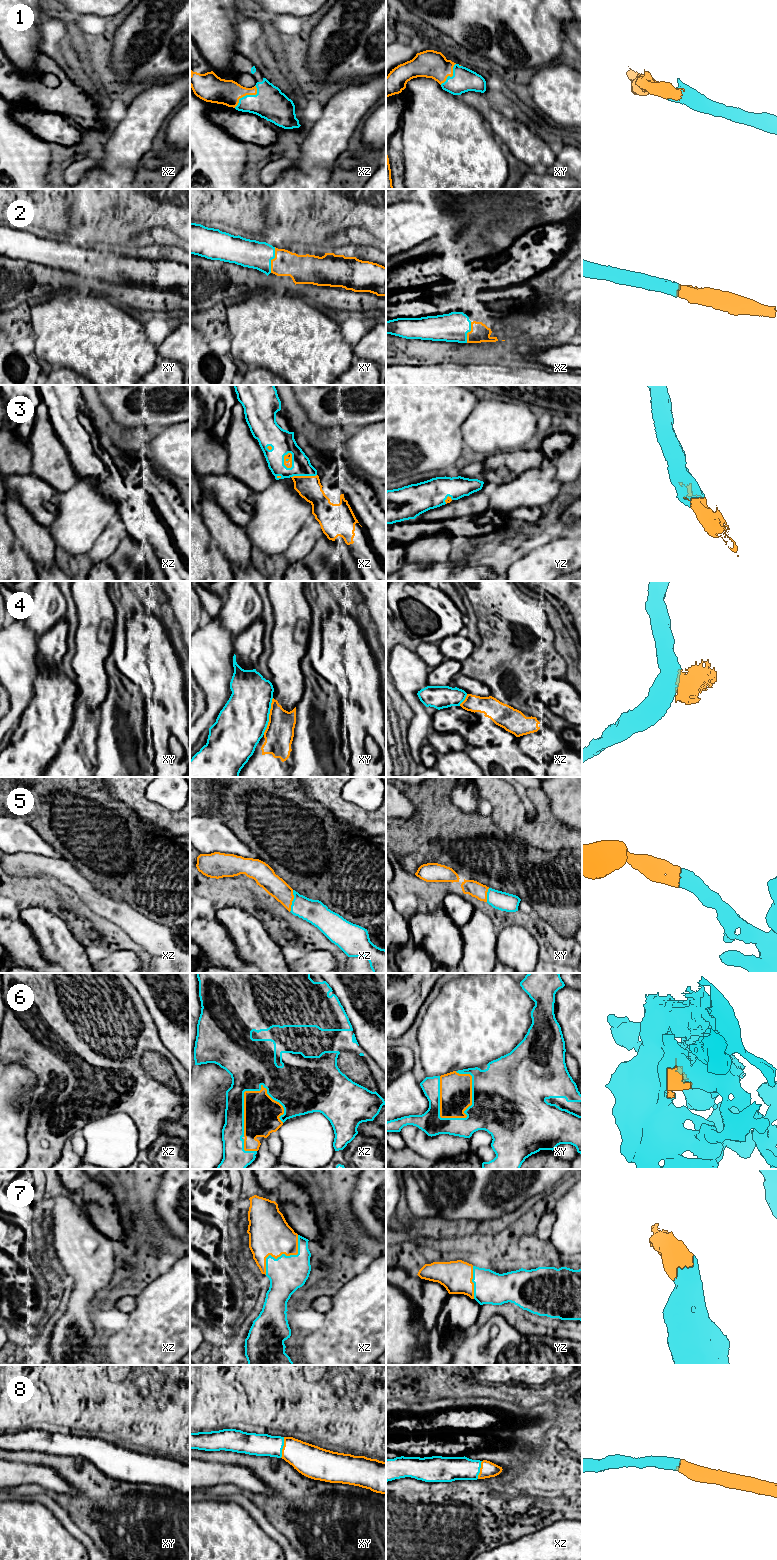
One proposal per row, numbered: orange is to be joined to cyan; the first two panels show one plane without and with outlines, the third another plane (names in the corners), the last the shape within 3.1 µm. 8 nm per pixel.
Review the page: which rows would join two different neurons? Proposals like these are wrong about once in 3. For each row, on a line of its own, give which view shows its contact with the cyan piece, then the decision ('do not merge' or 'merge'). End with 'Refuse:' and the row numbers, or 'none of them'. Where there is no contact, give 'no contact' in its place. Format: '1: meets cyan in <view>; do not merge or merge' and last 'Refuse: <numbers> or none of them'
1: meets cyan in xz; merge
2: meets cyan in xy; merge
3: meets cyan in xz; merge
4: meets cyan in xy; do not merge
5: meets cyan in xz; merge
6: meets cyan in xy; merge
7: meets cyan in xz; merge
8: meets cyan in xy; merge
Refuse: 4

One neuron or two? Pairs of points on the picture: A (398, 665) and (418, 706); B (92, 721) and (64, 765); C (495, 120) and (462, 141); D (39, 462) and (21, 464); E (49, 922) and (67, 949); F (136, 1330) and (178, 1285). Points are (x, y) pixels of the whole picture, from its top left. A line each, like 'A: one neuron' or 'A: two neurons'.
A: one neuron
B: one neuron
C: two neurons
D: two neurons
E: one neuron
F: one neuron

